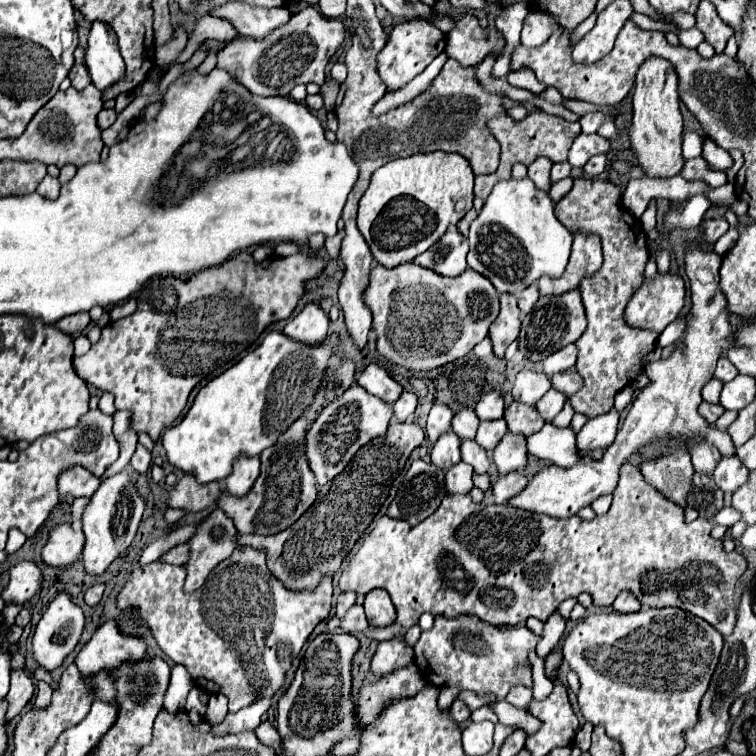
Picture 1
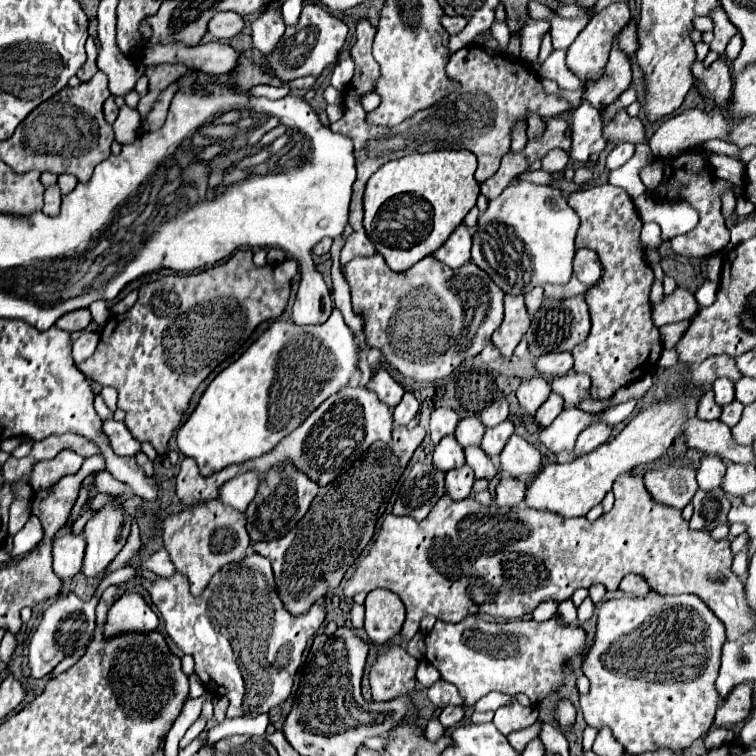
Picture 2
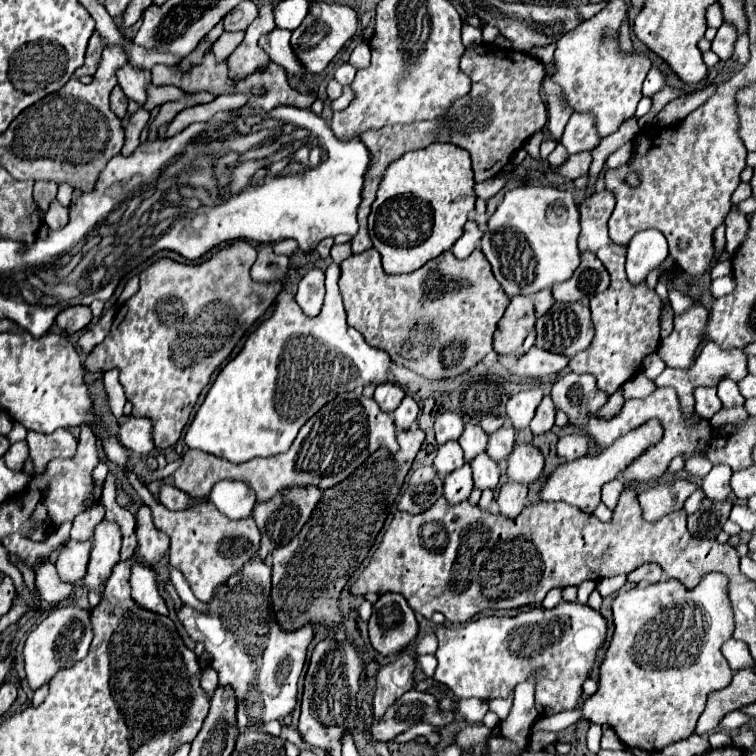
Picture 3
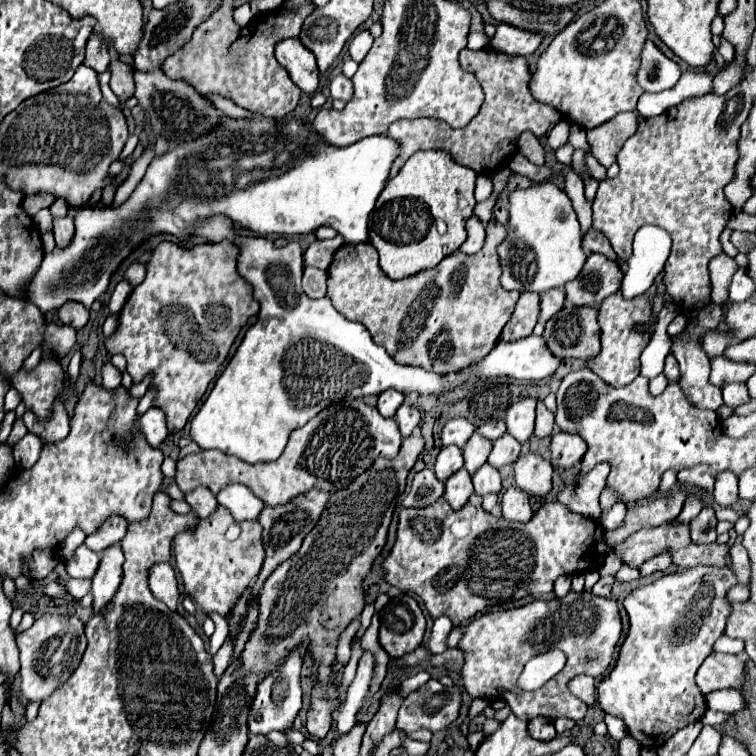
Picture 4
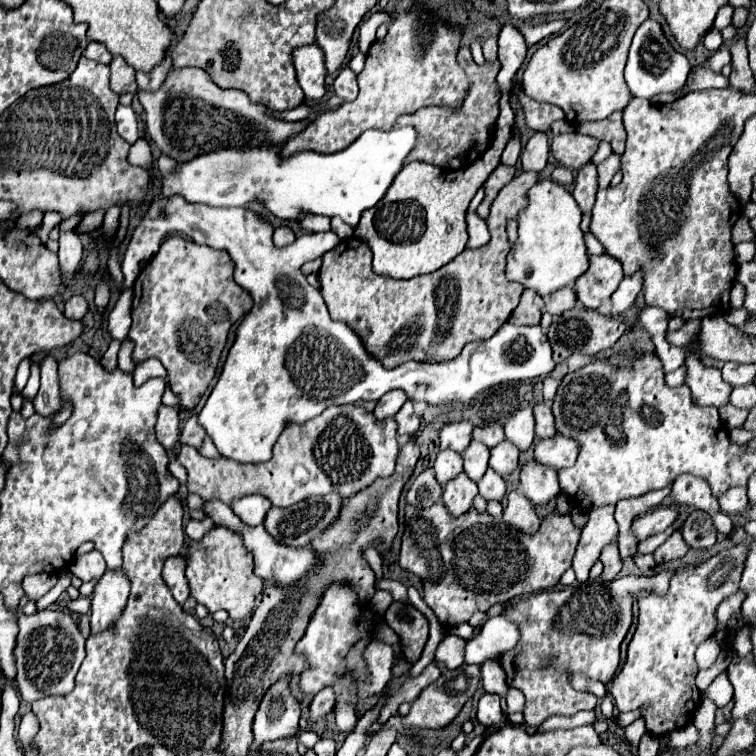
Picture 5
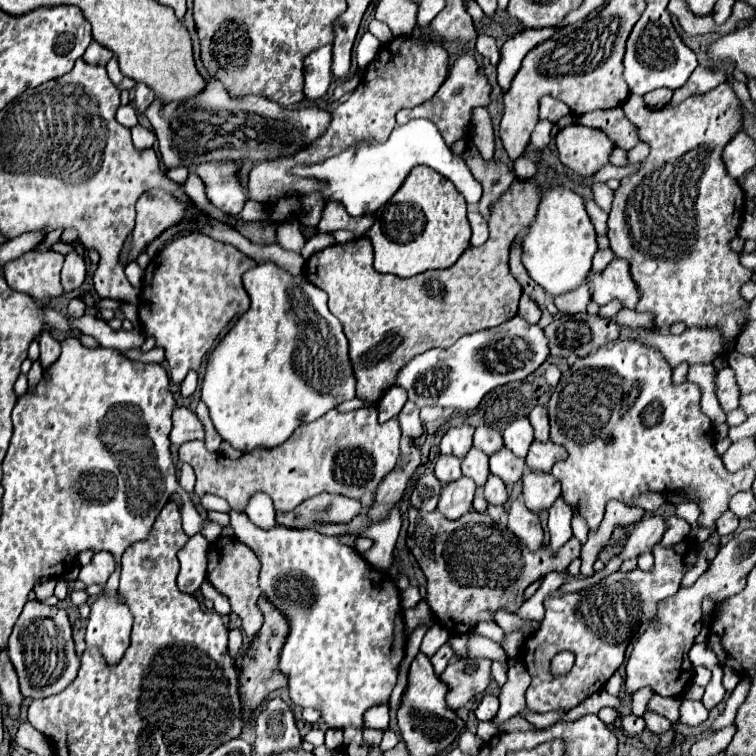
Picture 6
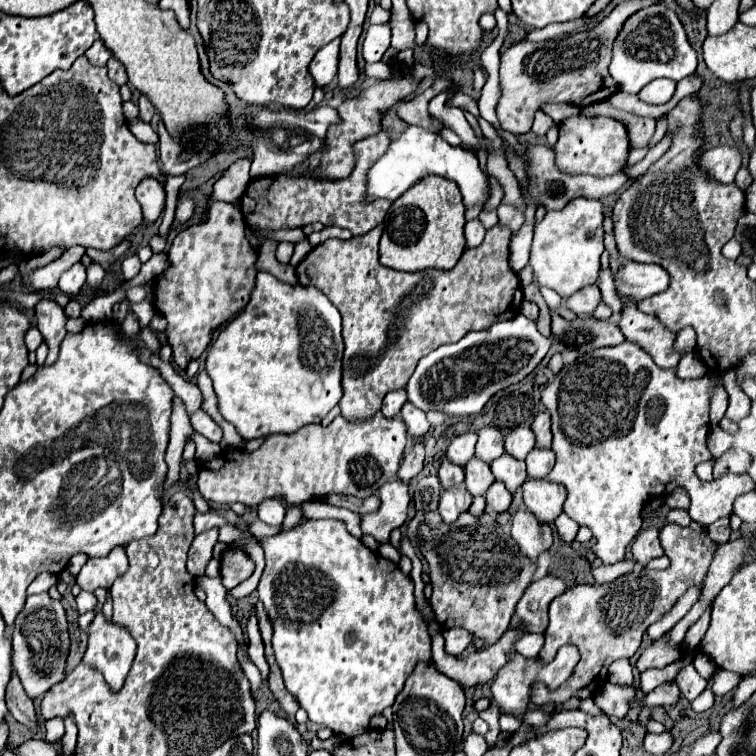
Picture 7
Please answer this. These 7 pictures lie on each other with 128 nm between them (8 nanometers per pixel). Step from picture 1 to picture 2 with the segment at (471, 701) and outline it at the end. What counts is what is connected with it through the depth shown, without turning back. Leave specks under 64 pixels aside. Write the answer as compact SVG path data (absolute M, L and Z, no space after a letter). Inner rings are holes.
M442 679L433 684L427 691L429 700L440 708L445 708L448 705L463 706L464 701L461 696L458 696L458 689L453 684Z

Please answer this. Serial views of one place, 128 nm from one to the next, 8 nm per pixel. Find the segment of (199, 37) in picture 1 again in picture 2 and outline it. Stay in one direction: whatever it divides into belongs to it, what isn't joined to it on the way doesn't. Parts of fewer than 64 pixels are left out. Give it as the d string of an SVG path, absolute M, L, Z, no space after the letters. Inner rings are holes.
M228 10L228 12L218 12L218 14L210 20L208 30L210 30L210 34L212 34L216 40L228 40L228 38L240 34L240 32L244 30L244 26L246 26L246 18L240 16L238 12Z

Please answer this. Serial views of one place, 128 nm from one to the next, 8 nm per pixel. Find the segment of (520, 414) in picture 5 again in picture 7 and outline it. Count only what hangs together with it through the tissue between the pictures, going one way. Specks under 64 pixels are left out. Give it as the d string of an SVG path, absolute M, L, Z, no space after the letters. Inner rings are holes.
M520 426L516 430L512 430L506 436L504 448L510 456L514 456L516 460L524 460L528 456L528 452L534 448L534 432L528 426Z

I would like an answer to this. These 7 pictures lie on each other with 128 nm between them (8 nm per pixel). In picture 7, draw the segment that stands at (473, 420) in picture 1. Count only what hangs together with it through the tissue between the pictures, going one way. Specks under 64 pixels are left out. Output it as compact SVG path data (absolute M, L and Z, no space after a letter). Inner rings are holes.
M472 458L466 468L466 488L472 496L484 496L486 490L492 486L494 482L494 476L492 476L492 470L488 464L484 464L482 460L476 460Z

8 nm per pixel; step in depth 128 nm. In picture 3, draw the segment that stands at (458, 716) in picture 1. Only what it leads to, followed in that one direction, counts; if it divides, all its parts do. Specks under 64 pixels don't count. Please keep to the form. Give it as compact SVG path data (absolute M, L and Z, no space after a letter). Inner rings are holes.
M410 690L400 696L396 704L386 712L384 720L374 720L370 734L374 740L394 740L398 734L406 732L418 722L428 722L432 726L446 726L454 720L454 712L444 712L438 708L436 696L430 692Z

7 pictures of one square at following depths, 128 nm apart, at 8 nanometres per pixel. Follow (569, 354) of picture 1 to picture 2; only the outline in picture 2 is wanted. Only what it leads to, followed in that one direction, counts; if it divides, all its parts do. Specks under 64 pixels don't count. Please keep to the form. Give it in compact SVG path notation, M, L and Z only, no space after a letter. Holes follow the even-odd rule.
M560 352L560 354L544 354L534 362L534 368L538 374L548 374L548 376L560 376L572 370L572 354L570 352Z

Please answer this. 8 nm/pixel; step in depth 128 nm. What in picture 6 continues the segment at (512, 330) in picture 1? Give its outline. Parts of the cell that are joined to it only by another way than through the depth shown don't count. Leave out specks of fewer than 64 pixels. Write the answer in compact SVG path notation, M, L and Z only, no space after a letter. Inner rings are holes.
M524 294L524 296L522 296L522 300L520 300L518 316L522 316L524 320L528 320L530 324L536 324L536 322L540 320L542 312L540 312L540 308L536 306L536 302L534 302L534 300L532 300L528 294Z

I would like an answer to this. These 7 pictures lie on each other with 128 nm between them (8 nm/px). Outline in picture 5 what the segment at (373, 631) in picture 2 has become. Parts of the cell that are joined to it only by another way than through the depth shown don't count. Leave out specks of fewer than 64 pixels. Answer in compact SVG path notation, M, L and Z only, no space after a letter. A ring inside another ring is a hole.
M392 602L384 620L402 636L402 650L408 662L418 662L428 640L428 618L408 602Z

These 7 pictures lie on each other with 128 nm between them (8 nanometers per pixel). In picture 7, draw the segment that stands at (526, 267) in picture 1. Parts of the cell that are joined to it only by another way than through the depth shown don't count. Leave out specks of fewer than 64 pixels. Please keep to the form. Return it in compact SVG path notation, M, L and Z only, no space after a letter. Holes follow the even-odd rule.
M572 200L568 208L546 212L544 220L534 228L534 244L530 252L530 266L538 286L556 290L562 298L596 284L600 272L600 256L604 252L604 212L600 200Z

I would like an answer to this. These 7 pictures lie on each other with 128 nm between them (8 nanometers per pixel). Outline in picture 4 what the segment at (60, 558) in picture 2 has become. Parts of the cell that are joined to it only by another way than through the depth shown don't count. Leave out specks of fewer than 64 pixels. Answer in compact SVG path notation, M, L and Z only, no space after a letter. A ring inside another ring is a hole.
M80 546L74 554L74 558L66 562L68 574L72 578L82 578L82 580L90 580L96 574L98 566L100 566L100 556L92 550L88 550L86 546Z

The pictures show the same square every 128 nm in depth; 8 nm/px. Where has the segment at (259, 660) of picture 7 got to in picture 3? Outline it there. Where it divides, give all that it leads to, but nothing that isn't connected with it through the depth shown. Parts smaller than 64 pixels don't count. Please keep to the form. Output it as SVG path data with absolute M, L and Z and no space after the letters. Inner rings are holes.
M126 469L127 479L138 497L152 508L152 518L156 528L162 528L170 536L170 566L180 570L190 584L194 596L202 602L212 602L218 588L244 564L258 556L260 548L260 530L254 518L230 520L210 500L202 500L190 510L172 512L154 500L153 494L146 488L133 469Z

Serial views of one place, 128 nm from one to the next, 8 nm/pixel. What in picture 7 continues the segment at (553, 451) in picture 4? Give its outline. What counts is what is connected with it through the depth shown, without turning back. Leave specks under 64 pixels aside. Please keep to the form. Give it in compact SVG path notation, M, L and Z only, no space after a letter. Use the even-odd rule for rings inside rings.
M534 448L526 456L526 466L528 466L528 476L530 478L546 478L552 470L552 464L554 464L554 452L552 450Z

